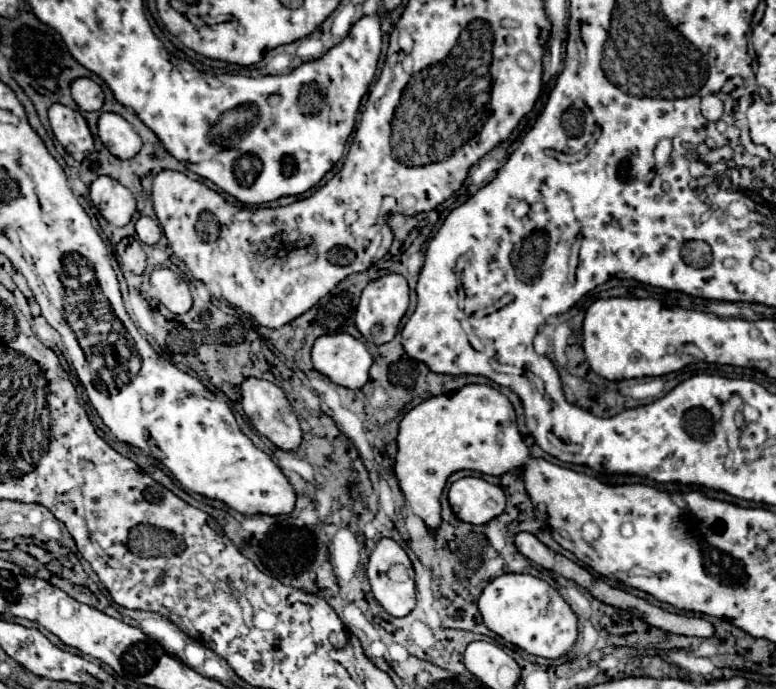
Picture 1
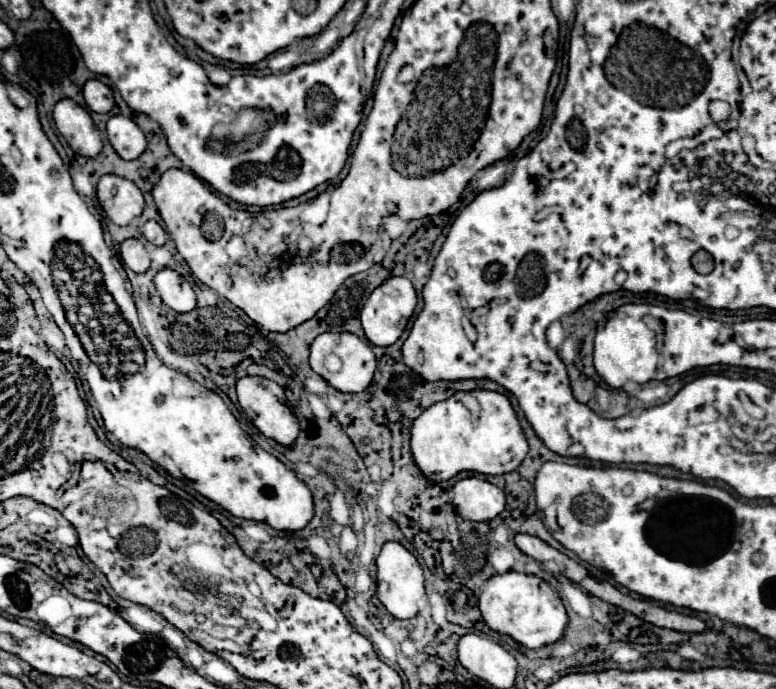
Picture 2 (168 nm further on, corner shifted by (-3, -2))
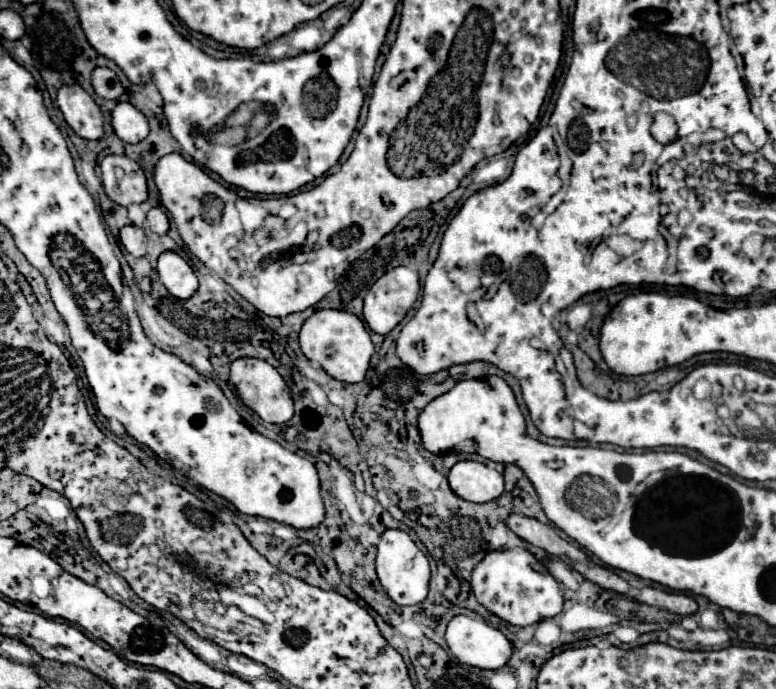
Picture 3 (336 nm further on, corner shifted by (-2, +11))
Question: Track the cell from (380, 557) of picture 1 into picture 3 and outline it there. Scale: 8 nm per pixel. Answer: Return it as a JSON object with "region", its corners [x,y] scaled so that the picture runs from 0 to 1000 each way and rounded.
{"region":[[[496,769],[486,790],[486,836],[501,868],[514,880],[540,877],[553,859],[553,813],[519,769]]]}

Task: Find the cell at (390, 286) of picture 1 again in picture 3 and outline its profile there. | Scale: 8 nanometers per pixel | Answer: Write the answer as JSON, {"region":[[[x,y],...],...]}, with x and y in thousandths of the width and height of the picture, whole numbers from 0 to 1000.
{"region":[[[512,386],[501,395],[496,395],[473,424],[470,430],[470,444],[468,444],[468,459],[473,473],[486,482],[486,485],[501,485],[532,447],[535,435],[540,433],[540,401],[537,392],[524,389],[524,386]]]}

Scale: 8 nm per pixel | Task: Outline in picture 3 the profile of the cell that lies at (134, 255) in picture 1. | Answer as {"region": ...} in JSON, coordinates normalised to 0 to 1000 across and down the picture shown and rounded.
{"region":[[[159,328],[153,345],[161,363],[174,374],[182,374],[189,369],[189,343],[179,328]]]}

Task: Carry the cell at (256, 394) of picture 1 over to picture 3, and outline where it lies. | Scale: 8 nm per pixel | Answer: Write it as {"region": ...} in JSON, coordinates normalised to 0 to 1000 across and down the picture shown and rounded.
{"region":[[[308,520],[298,528],[298,549],[295,549],[303,563],[308,578],[313,581],[316,589],[321,589],[326,598],[336,604],[336,610],[349,612],[349,615],[367,615],[378,604],[378,578],[372,572],[372,563],[362,543],[344,528],[341,522],[334,520]]]}

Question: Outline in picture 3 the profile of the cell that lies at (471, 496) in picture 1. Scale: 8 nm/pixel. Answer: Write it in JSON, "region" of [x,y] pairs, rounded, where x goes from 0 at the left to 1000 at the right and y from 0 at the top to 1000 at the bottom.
{"region":[[[612,668],[589,671],[579,685],[581,711],[604,729],[630,729],[648,717],[648,691]]]}

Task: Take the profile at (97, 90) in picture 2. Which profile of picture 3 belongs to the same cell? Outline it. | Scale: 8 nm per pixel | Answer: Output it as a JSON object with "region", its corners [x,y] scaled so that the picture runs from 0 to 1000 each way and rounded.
{"region":[[[122,99],[120,107],[117,107],[117,122],[120,122],[122,136],[130,139],[130,142],[151,145],[159,136],[153,113],[140,99]]]}

